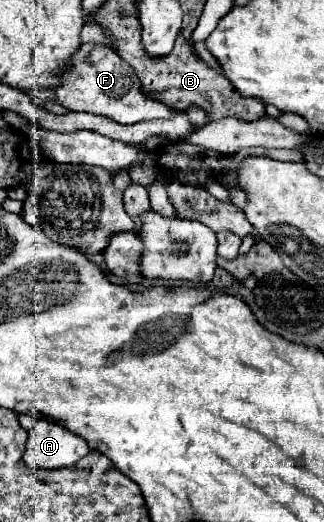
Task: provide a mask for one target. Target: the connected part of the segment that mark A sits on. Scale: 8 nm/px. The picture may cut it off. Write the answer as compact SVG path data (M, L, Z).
M38 419L28 435L26 451L22 455L30 469L60 469L78 463L90 453L90 447L80 435L52 423Z

